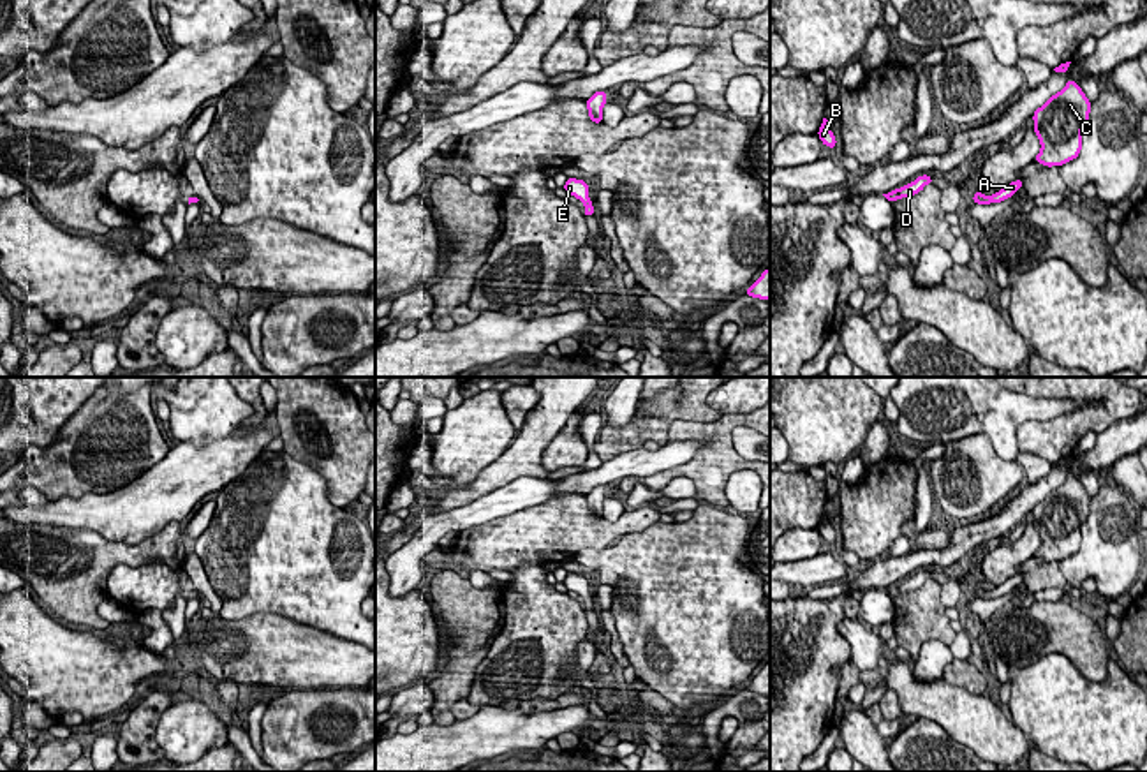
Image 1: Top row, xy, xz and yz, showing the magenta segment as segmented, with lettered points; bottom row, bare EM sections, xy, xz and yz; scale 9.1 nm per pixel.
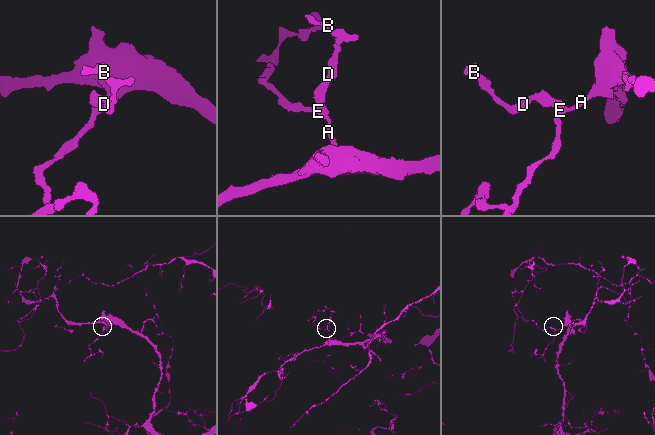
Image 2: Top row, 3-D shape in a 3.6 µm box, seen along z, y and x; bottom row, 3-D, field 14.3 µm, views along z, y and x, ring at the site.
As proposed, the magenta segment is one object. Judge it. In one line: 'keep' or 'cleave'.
keep

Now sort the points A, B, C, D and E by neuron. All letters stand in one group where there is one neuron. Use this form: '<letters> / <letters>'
A B C D E

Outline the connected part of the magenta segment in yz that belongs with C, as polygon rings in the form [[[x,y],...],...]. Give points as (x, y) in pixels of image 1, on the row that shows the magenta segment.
[[[1068,79],[1066,86],[1032,115],[1034,132],[1041,145],[1034,162],[1059,167],[1077,159],[1082,150],[1082,129],[1089,122],[1089,113],[1089,99],[1078,83]]]

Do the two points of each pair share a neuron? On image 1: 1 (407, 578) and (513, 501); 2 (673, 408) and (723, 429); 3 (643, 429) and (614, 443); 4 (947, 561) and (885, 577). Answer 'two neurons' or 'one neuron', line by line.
1: one neuron
2: two neurons
3: one neuron
4: one neuron

